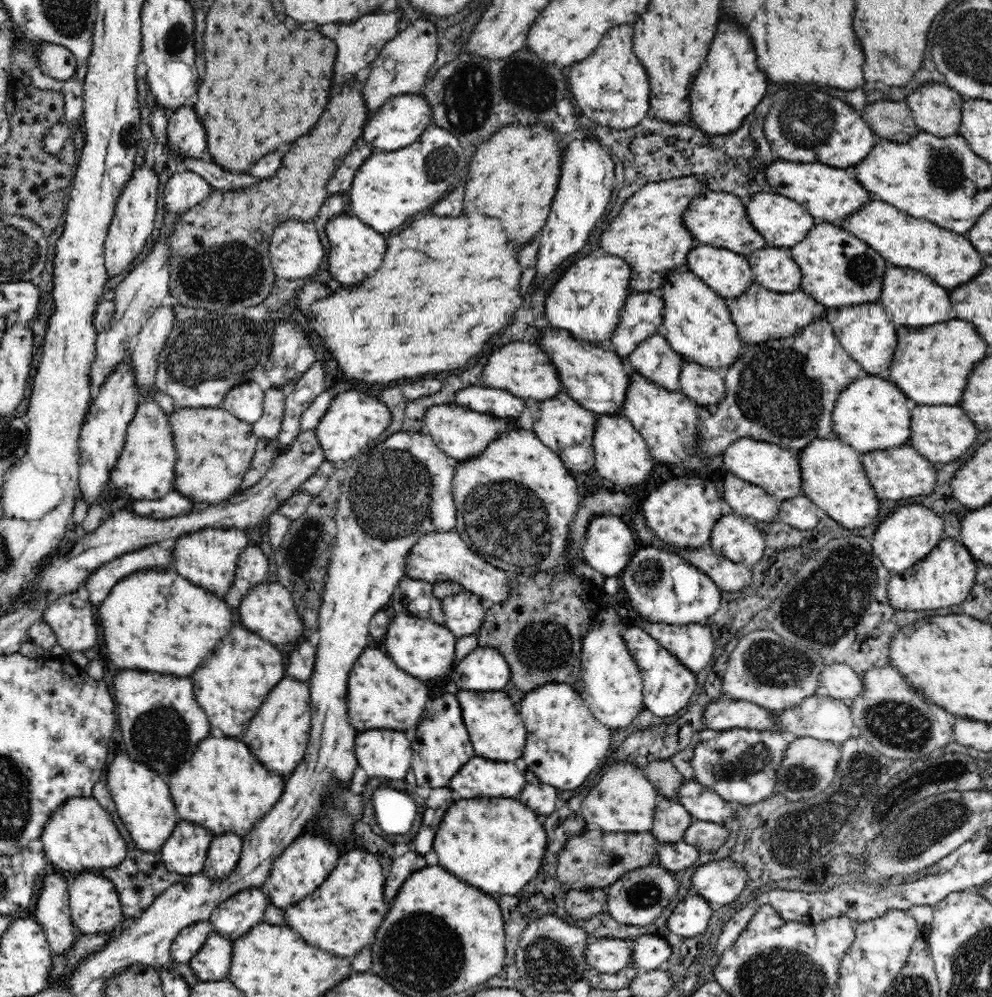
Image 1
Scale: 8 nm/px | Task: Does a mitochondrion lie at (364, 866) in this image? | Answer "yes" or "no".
no

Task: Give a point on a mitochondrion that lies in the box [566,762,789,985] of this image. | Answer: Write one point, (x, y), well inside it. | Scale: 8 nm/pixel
(644, 894)

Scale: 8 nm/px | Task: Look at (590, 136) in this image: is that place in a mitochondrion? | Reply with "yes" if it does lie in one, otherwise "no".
no

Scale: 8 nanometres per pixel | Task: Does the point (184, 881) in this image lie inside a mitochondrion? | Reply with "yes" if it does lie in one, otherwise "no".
no

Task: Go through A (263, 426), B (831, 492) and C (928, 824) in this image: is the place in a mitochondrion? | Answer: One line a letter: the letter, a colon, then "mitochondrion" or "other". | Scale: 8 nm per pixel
A: other
B: other
C: mitochondrion

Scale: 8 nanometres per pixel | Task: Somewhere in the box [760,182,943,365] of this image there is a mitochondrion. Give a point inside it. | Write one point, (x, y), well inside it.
(862, 269)

